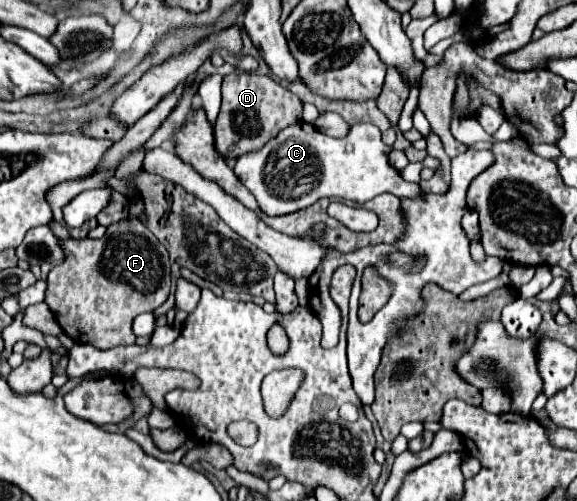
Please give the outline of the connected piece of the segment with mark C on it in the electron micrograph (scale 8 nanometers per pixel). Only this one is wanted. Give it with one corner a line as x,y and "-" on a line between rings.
295,123
269,139
259,151
237,157
235,175
255,195
267,215
285,215
313,205
323,197
365,203
381,193
421,199
421,187
403,181
389,163
391,147
381,141
381,131
369,123
357,123
341,139
319,133
309,123

